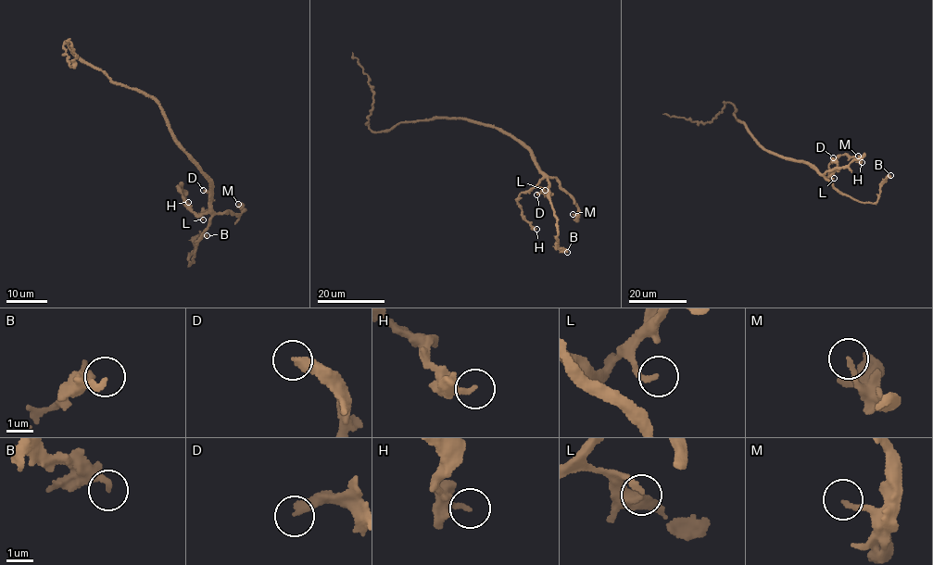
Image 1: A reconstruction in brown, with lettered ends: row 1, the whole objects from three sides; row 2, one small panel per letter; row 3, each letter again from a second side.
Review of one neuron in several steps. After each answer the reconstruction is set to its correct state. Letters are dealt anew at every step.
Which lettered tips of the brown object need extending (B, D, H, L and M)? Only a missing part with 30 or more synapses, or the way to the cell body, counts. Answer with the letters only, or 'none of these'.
none of these

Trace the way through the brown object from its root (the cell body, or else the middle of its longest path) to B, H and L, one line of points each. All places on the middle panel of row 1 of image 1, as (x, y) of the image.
B: (478, 123), (506, 132), (529, 151), (536, 168), (548, 179), (549, 203), (557, 218), (556, 242), (567, 252)
H: (478, 123), (506, 132), (529, 151), (543, 179), (532, 189), (521, 193), (517, 202), (522, 217), (536, 229)
L: (478, 123), (506, 132), (527, 148), (543, 176), (537, 185), (545, 190)

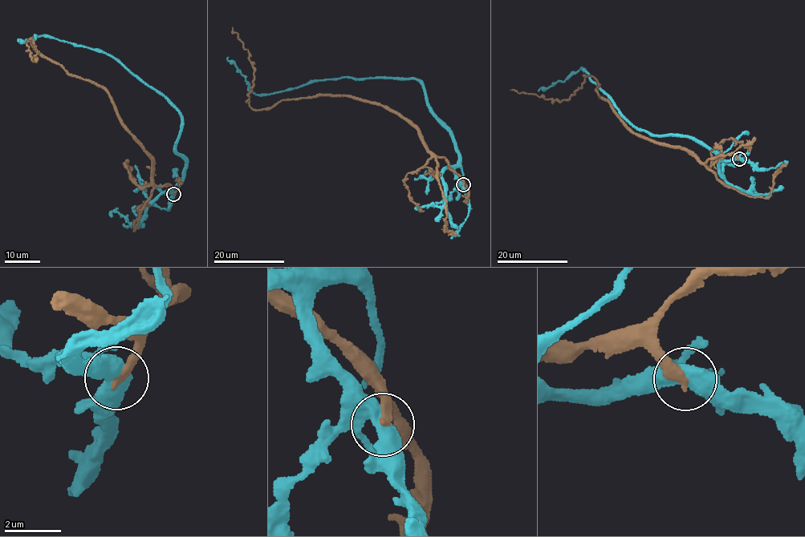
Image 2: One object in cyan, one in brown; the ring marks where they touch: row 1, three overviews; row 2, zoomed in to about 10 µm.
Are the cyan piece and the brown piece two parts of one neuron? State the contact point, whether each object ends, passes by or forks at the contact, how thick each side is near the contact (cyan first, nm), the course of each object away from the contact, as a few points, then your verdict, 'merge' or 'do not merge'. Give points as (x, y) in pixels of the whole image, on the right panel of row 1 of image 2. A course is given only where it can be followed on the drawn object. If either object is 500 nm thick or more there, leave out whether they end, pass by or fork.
place (739, 159); calibres 600 and 320 nm; course cyan (739, 159), (718, 159), (711, 150), (695, 140), (639, 131), (591, 82), (583, 68), (538, 91); course brown (739, 159), (715, 155), (703, 163), (635, 133), (599, 98), (591, 75), (560, 101), (510, 90); do not merge

